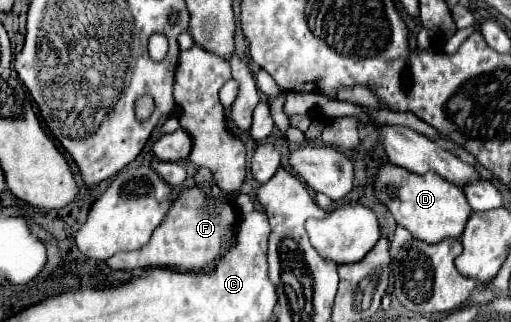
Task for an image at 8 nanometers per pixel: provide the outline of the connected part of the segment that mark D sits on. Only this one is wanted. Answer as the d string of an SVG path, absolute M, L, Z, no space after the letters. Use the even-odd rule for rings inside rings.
M383 165L375 179L375 199L385 203L395 221L409 229L415 239L425 243L439 243L443 239L461 239L461 233L471 217L469 203L461 187L445 181L437 173L415 175L397 165Z

